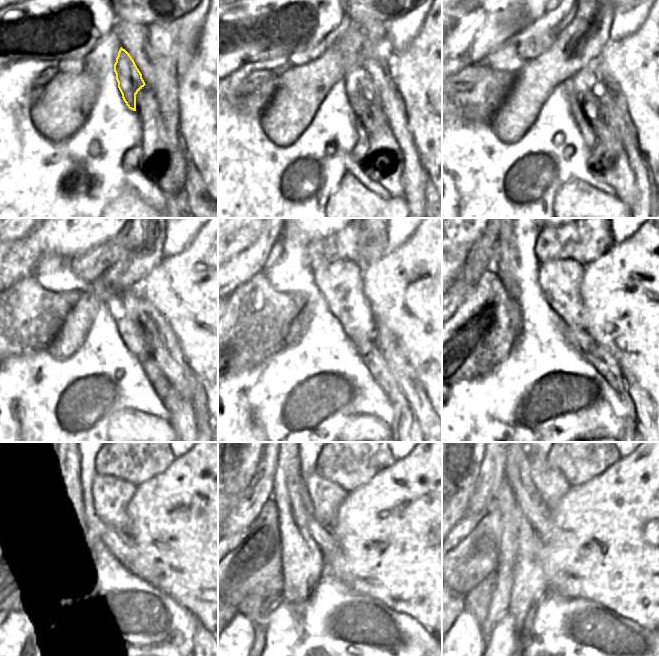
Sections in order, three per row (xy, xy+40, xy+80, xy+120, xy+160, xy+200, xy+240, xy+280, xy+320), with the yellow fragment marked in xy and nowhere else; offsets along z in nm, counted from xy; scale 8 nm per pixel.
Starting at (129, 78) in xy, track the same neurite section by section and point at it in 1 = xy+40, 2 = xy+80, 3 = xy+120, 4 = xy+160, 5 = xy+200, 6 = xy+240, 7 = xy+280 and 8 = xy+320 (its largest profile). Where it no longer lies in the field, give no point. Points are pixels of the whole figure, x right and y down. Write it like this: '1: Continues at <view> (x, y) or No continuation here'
1: Continues at xy+40 (361, 92)
2: Continues at xy+80 (584, 89)
3: Continues at xy+120 (131, 312)
4: Continues at xy+160 (340, 283)
5: Continues at xy+200 (559, 280)
6: Continues at xy+240 (108, 498)
7: Continues at xy+280 (327, 497)
8: Continues at xy+320 (551, 484).

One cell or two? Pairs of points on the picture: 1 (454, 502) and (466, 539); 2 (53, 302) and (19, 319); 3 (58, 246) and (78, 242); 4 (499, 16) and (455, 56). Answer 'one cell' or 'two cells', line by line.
1: two cells
2: one cell
3: one cell
4: one cell

